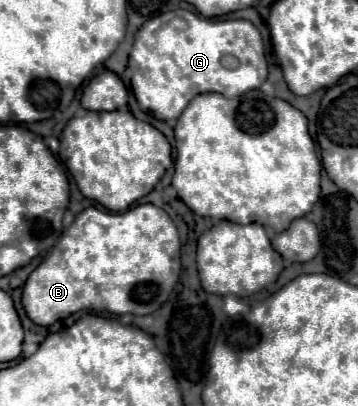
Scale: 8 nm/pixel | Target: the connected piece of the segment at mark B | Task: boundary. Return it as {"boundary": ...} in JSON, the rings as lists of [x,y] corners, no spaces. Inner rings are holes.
{"boundary":[[[138,204],[126,212],[112,214],[86,208],[72,226],[62,232],[50,256],[28,276],[22,290],[22,304],[34,324],[50,326],[54,320],[80,310],[108,310],[112,314],[152,314],[170,296],[180,276],[180,238],[170,216],[154,204]]]}

